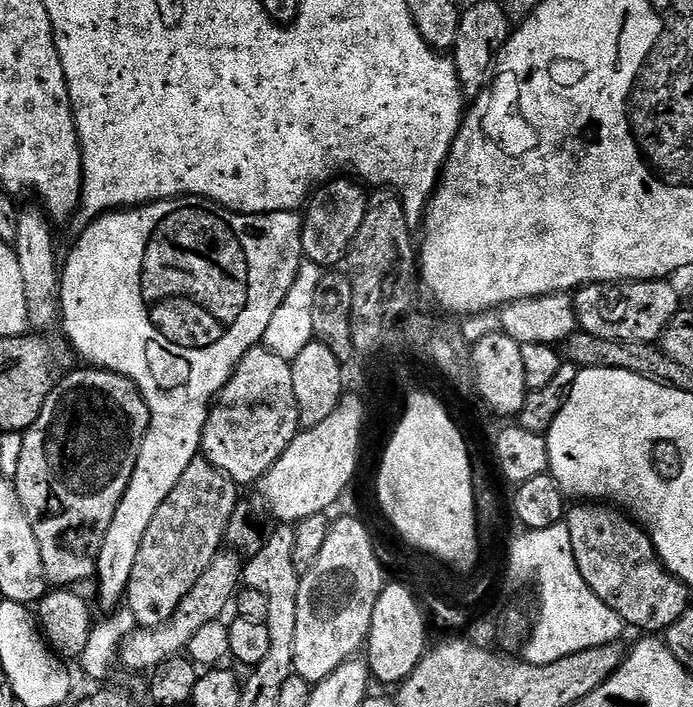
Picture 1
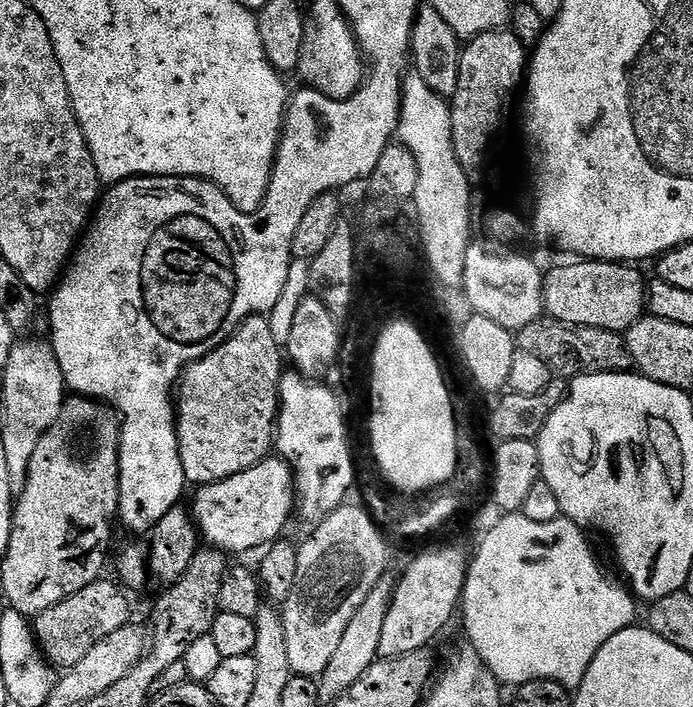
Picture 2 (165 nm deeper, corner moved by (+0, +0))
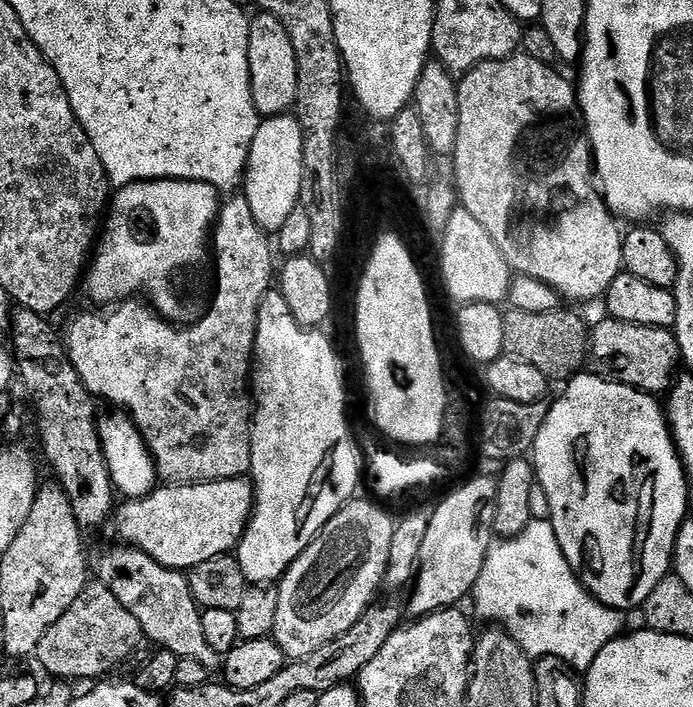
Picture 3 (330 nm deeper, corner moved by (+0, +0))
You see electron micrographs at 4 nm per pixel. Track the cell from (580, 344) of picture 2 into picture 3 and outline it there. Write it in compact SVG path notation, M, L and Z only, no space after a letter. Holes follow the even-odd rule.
M512 308L504 312L504 350L509 356L522 362L530 362L530 366L538 366L549 381L567 382L581 371L580 368L590 360L590 328L576 312L543 312L530 314L530 310Z

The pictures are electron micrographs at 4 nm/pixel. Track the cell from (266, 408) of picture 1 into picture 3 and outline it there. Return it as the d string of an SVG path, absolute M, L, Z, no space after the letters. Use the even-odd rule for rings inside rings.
M247 199L232 200L223 205L214 225L214 264L216 260L216 293L212 296L212 305L204 317L201 315L195 322L187 326L173 326L163 316L157 314L147 303L135 304L135 299L128 298L119 306L111 310L104 310L99 316L96 312L88 312L85 316L76 316L68 324L68 333L63 333L64 347L68 351L68 358L78 378L86 386L86 390L97 401L105 400L113 404L113 409L123 410L133 427L140 432L141 439L156 464L157 477L165 485L174 484L205 484L211 480L238 480L247 477L252 471L252 413L254 411L254 392L250 387L250 377L254 367L254 353L256 350L256 331L258 330L258 314L264 301L265 294L274 284L274 273L278 264L272 261L274 256L274 244L269 233L254 218L254 210L249 206Z

